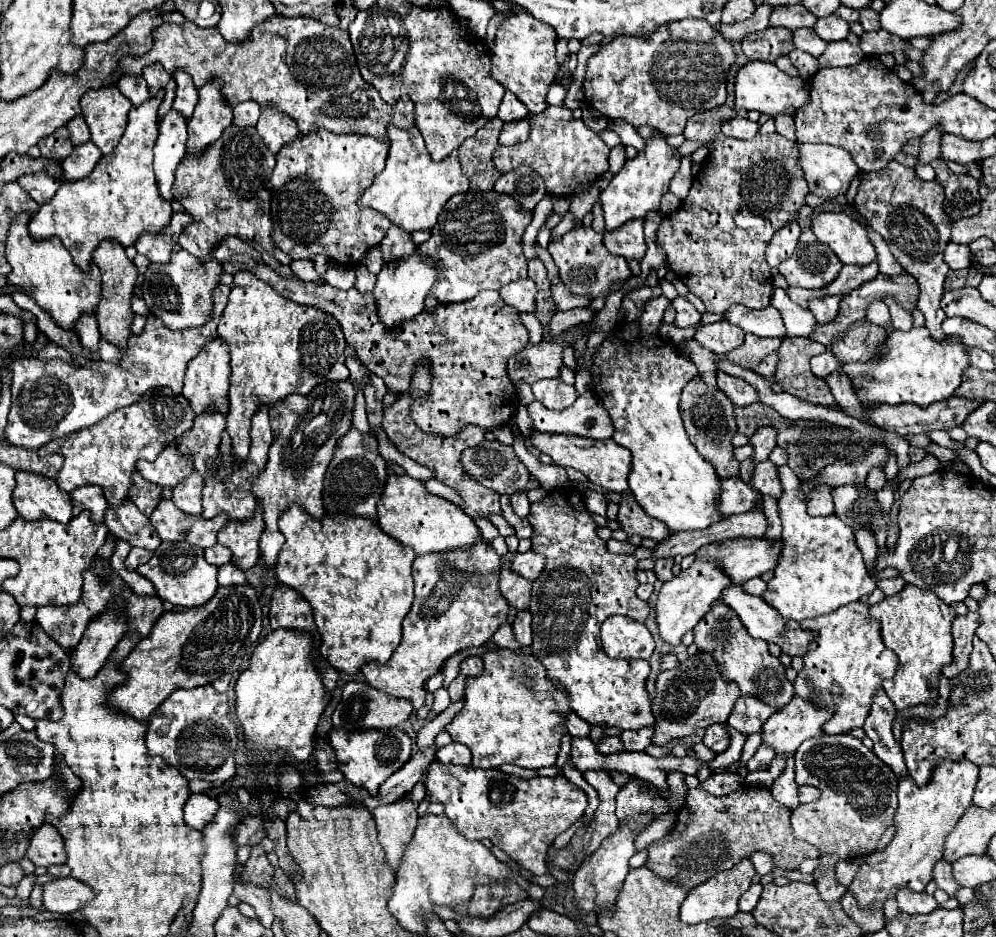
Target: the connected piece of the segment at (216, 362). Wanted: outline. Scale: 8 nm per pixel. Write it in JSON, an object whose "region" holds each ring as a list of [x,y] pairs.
{"region":[[[214,339],[214,343],[206,347],[206,351],[200,351],[200,355],[196,355],[190,361],[182,395],[188,399],[196,415],[206,411],[208,407],[212,407],[214,411],[220,411],[222,415],[228,413],[228,391],[230,391],[230,363],[228,361],[230,361],[230,355],[226,351],[226,345],[220,339]]]}

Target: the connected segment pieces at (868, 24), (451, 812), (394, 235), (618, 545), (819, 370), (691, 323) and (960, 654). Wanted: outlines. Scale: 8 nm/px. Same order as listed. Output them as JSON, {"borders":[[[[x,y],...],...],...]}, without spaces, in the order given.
{"borders":[[[[864,7],[864,9],[858,9],[860,13],[860,25],[864,27],[864,31],[878,31],[878,13],[872,11],[870,7]]],[[[434,761],[430,765],[430,771],[426,773],[426,795],[432,803],[444,805],[444,815],[452,821],[452,825],[462,833],[466,839],[490,839],[498,849],[502,849],[510,859],[514,859],[518,865],[522,865],[532,875],[544,875],[546,871],[546,853],[552,841],[564,833],[570,825],[574,825],[584,809],[586,809],[586,793],[570,783],[564,775],[558,777],[534,777],[534,779],[522,779],[516,775],[506,775],[500,769],[486,771],[476,769],[472,765],[448,765]]],[[[394,225],[386,233],[386,239],[382,239],[382,243],[380,243],[384,265],[406,259],[408,255],[414,253],[414,249],[416,247],[414,247],[410,235],[406,235],[404,231],[398,231],[398,227],[394,227]]],[[[610,539],[610,541],[606,541],[606,549],[608,549],[610,553],[626,553],[626,555],[630,555],[636,547],[630,545],[628,541],[616,541],[616,539]]],[[[826,351],[826,353],[810,359],[810,365],[812,365],[812,373],[814,373],[816,377],[826,377],[826,375],[830,375],[832,371],[836,371],[840,363],[838,363],[838,359],[836,359],[830,351]]],[[[676,297],[672,301],[672,305],[676,307],[676,319],[674,319],[674,325],[676,327],[698,327],[700,325],[700,313],[688,303],[686,297]]],[[[968,611],[964,617],[956,617],[952,621],[952,637],[954,637],[954,661],[950,667],[944,667],[944,677],[952,679],[958,673],[966,671],[970,663],[970,653],[972,653],[972,639],[974,631],[978,627],[978,615]]]]}

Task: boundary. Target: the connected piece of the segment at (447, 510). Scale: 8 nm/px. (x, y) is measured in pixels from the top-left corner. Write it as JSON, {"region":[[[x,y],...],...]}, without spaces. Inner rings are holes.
{"region":[[[388,475],[388,483],[378,505],[378,525],[382,531],[398,543],[412,547],[418,555],[468,549],[482,539],[476,523],[460,507],[428,493],[422,481],[412,479],[410,475]]]}

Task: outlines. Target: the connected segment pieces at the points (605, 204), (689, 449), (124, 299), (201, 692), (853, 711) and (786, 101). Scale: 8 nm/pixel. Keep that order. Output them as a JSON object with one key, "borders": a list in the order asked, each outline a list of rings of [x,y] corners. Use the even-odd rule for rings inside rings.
{"borders":[[[[654,137],[646,141],[646,149],[638,153],[636,159],[624,163],[620,173],[614,175],[610,185],[600,193],[600,203],[604,211],[606,231],[620,229],[624,223],[632,219],[642,219],[650,211],[660,209],[660,199],[668,191],[670,179],[680,167],[680,157],[676,149],[672,149],[664,137]]],[[[662,295],[650,299],[640,319],[620,325],[618,339],[604,341],[594,357],[592,389],[600,393],[604,409],[614,423],[614,441],[632,453],[628,485],[642,509],[668,525],[672,533],[702,531],[726,519],[718,509],[722,481],[716,469],[690,443],[678,401],[682,387],[698,375],[694,363],[674,351],[658,335],[658,325],[670,301]]],[[[100,243],[94,251],[94,263],[98,265],[102,273],[102,299],[98,303],[98,329],[102,339],[108,343],[116,345],[118,349],[126,349],[128,337],[130,337],[130,325],[134,319],[132,311],[132,297],[136,291],[136,281],[138,281],[138,269],[136,265],[126,257],[124,247],[118,247],[118,243]]],[[[212,685],[196,687],[196,689],[176,689],[170,699],[166,699],[154,715],[148,719],[148,731],[146,731],[146,747],[150,757],[162,757],[170,767],[178,769],[188,781],[202,779],[202,781],[228,781],[232,779],[236,771],[234,763],[234,751],[238,749],[238,727],[232,723],[228,715],[228,697],[224,693],[218,693]]],[[[854,601],[826,617],[806,619],[800,625],[802,629],[818,635],[814,647],[802,657],[804,669],[794,681],[794,695],[816,707],[828,707],[832,711],[832,719],[822,725],[822,731],[828,735],[850,733],[852,729],[862,727],[870,715],[874,693],[882,687],[882,681],[892,677],[898,669],[898,657],[882,643],[878,621],[868,617],[866,603]],[[832,685],[840,685],[842,693],[832,695]]],[[[748,61],[738,73],[736,73],[736,81],[734,81],[734,93],[736,93],[736,107],[742,107],[746,111],[758,111],[758,113],[766,113],[770,117],[778,115],[778,113],[786,113],[786,115],[794,115],[794,111],[798,107],[802,107],[802,103],[806,103],[808,99],[808,85],[802,77],[788,77],[786,73],[782,73],[774,63],[766,63],[766,61]]]]}

